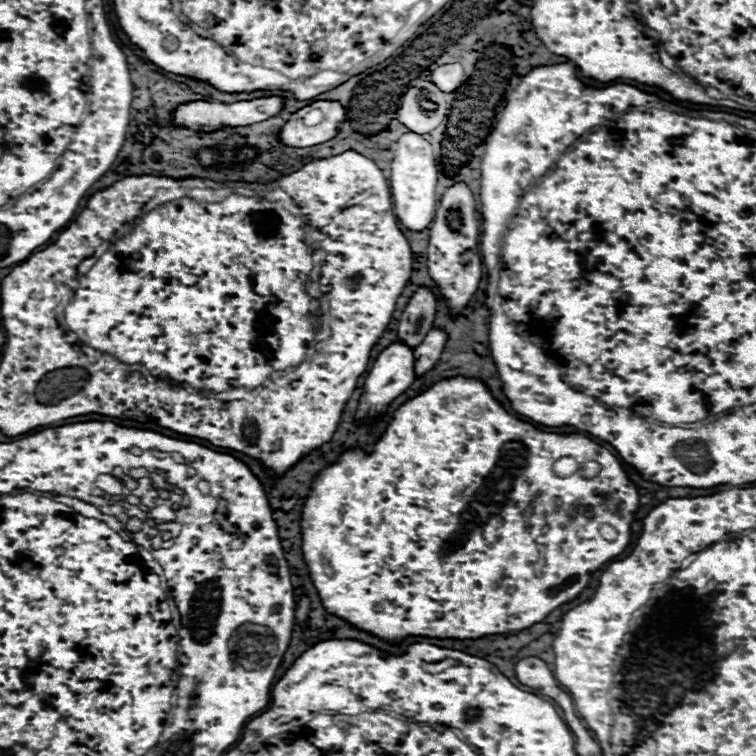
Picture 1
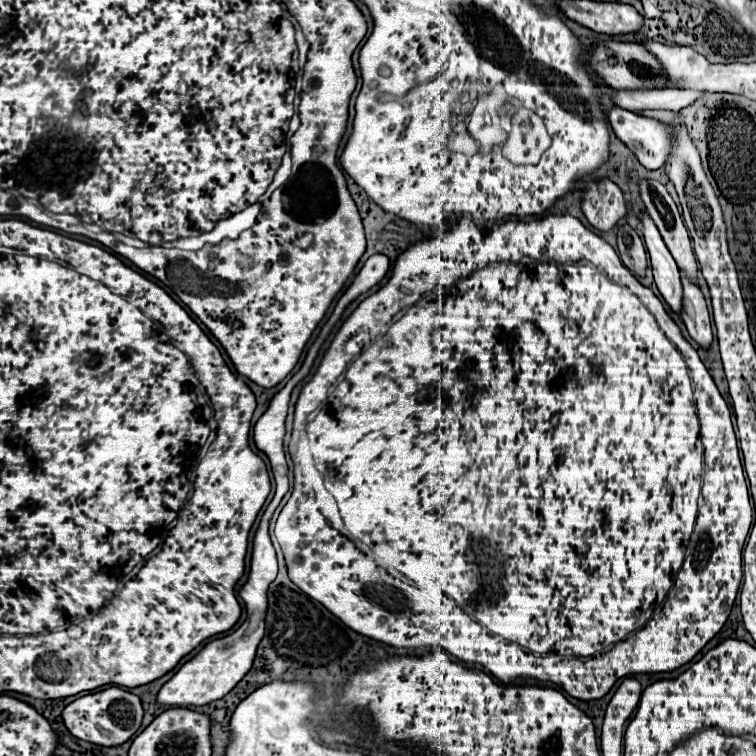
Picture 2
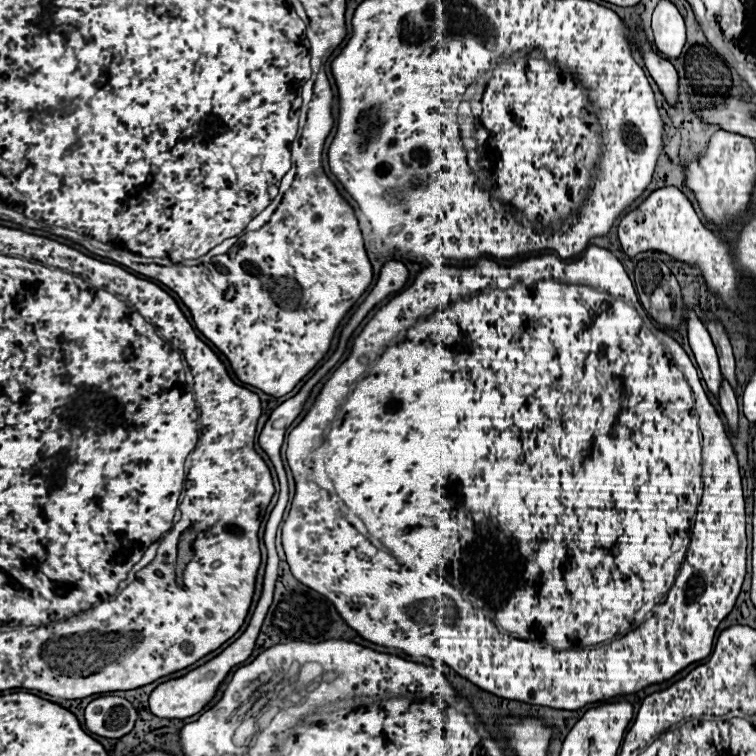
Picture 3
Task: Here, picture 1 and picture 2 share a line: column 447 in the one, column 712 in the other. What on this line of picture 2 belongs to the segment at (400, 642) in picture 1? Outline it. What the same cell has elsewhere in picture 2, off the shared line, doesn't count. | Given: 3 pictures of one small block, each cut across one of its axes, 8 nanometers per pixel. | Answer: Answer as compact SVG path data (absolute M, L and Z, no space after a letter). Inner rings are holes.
M564 214L564 216L546 216L546 218L542 218L542 220L532 220L532 222L506 222L506 224L490 226L490 228L478 228L476 224L472 224L472 222L468 222L468 220L460 220L450 232L444 232L444 234L440 234L438 238L434 238L434 240L430 240L430 242L414 244L414 246L410 246L406 252L402 252L402 254L396 258L396 262L394 262L394 270L392 270L392 276L390 276L388 284L386 284L384 288L380 288L376 294L368 296L366 300L362 300L362 302L358 304L358 308L348 316L348 320L342 324L342 328L340 328L338 334L334 336L334 340L332 340L330 348L326 350L326 354L324 354L324 358L322 358L322 362L320 362L316 374L312 376L312 380L310 380L308 384L304 384L304 388L302 388L302 392L300 392L300 398L298 398L298 402L296 402L293 431L288 450L294 462L294 488L292 488L292 496L290 496L288 504L282 508L282 512L280 512L278 520L276 520L274 534L276 534L276 538L278 538L280 546L282 546L284 558L286 558L286 562L288 562L290 580L292 580L296 586L300 586L308 596L312 596L316 602L324 604L336 618L340 618L344 624L348 624L348 628L354 628L356 632L360 632L360 634L364 634L364 636L372 636L374 640L380 640L380 642L384 642L384 644L392 644L392 646L396 646L396 648L436 648L436 646L440 646L440 648L444 648L448 654L456 656L458 660L470 663L470 666L472 666L472 664L483 666L494 678L498 678L503 684L510 684L510 682L516 682L516 680L554 682L554 684L558 684L558 686L564 686L564 690L566 690L570 696L578 698L578 700L598 700L598 698L606 696L608 690L614 686L614 682L616 682L618 678L622 678L622 676L628 676L628 674L652 674L652 672L672 672L672 670L676 670L676 668L688 664L688 662L690 662L690 660L692 660L692 658L694 658L694 656L696 656L696 654L698 654L698 652L700 652L700 650L702 650L702 648L704 648L704 646L706 646L720 630L722 630L724 622L728 620L728 614L730 614L732 610L732 604L734 604L736 600L740 584L743 580L742 552L746 539L748 538L748 532L750 532L750 526L752 526L754 512L752 512L752 504L750 504L750 500L748 500L750 494L748 494L748 486L746 486L746 482L744 482L744 470L742 470L742 464L740 464L737 437L734 436L734 428L732 428L732 420L730 420L730 408L728 408L728 404L724 402L724 398L720 396L720 392L718 392L718 388L716 388L712 376L708 374L706 366L704 366L702 360L698 358L696 350L686 342L686 338L682 336L680 328L678 328L676 322L666 314L664 304L654 296L654 292L652 292L650 288L642 286L642 284L634 278L634 274L622 264L622 260L618 258L616 250L614 250L606 240L602 240L600 236L596 236L594 232L590 232L588 228L584 228L582 222L580 222L578 218L568 216L568 214ZM426 244L428 244L428 250L424 248ZM524 256L536 258L536 260L542 260L542 262L554 260L554 262L560 262L560 264L528 264L528 266L516 264L516 262L522 260ZM438 258L442 260L440 264L438 264ZM578 260L588 260L588 262L596 264L597 270L596 268L590 268L590 266L562 266L562 264L566 264L566 262L578 262ZM446 262L448 262L448 264L446 264ZM450 262L454 262L454 266L452 266ZM504 262L510 262L510 264L504 264ZM488 264L490 264L490 266L488 266ZM474 266L476 266L476 268L474 268ZM558 268L568 268L568 284L576 284L576 286L580 288L580 294L582 294L582 296L580 296L580 300L582 300L580 312L582 312L582 314L580 314L580 312L558 312L558 302L556 302L556 300L558 300ZM600 272L602 272L602 274L600 274ZM456 280L458 280L458 282L456 282ZM452 282L456 282L456 284L454 284L450 290L444 292L444 300L442 300L442 304L438 304L438 310L436 310L436 298L432 298L434 294L432 294L432 292L424 292L424 290L434 290L436 286L448 286L448 284L452 284ZM614 282L616 282L616 284L614 284ZM620 284L624 284L624 286ZM626 286L628 286L632 292L630 292ZM416 300L418 300L418 302L416 302ZM642 302L644 302L644 304L642 304ZM412 304L414 304L414 306L412 306ZM408 306L410 306L410 308L408 308ZM400 308L408 308L408 312L406 312L398 322L394 322L392 328L388 330L392 321L392 316L396 316L396 314L400 312ZM648 310L652 310L652 314L656 316L656 319L648 312ZM580 316L596 316L594 328L592 328L594 332L588 332L588 336L580 334L580 328L564 328L564 324L580 324ZM602 318L604 318L604 320L602 320ZM656 320L658 320L658 323ZM658 324L660 324L660 328L662 328L664 332L658 328ZM602 326L604 326L604 330L602 330ZM606 326L608 326L608 328L606 328ZM384 332L388 332L388 334ZM385 334L386 336L384 336ZM664 334L666 334L668 338L666 338ZM383 336L384 338L382 338ZM379 338L382 338L382 340L379 340ZM377 340L378 342L376 342ZM582 340L584 340L584 344L582 344ZM670 340L672 340L676 346L674 346ZM375 342L376 344L373 344ZM622 342L626 342L626 348L622 348ZM364 348L368 348L368 350L362 352ZM626 350L630 350L630 354L636 356L636 358L626 358ZM361 352L362 354L360 354ZM358 354L360 354L360 356L358 356ZM356 356L358 356L358 358L356 358ZM354 358L356 358L356 360L354 360ZM352 360L354 360L354 362L352 362ZM350 362L352 362L352 364L350 364ZM348 364L350 364L350 368L348 368ZM686 364L688 364L688 368L686 368ZM440 366L442 366L442 368L440 368ZM346 368L348 368L348 370L346 370ZM342 372L345 373L338 380L338 376L340 376ZM688 374L690 374L690 376L688 376ZM690 378L692 388L690 388ZM336 380L338 380L338 382L336 382ZM334 382L336 383L332 386ZM328 388L330 388L329 392ZM650 392L652 392L652 398L650 398ZM694 402L696 402L696 406L694 406ZM698 434L700 434L700 438L698 438ZM700 440L708 440L708 442L710 442L710 448L708 448L708 446L702 448L702 442L700 442ZM700 486L702 486L702 488L700 488ZM698 496L700 496L700 516L698 516L698 506L696 506ZM696 516L698 516L698 518L696 518ZM694 524L696 524L696 526L694 526ZM328 528L330 528L330 530L328 530ZM692 530L694 530L694 532L692 532ZM690 534L692 534L692 536L690 536ZM688 538L690 538L690 540L688 540ZM350 540L353 542L350 542ZM354 543L363 552L358 552L358 548L354 546ZM686 548L688 548L688 550L686 550ZM373 551L375 555L376 551L384 552L384 568L378 568L380 564L374 562L374 560L370 560L370 558L366 556L366 554L371 554ZM504 560L506 560L506 566L504 566ZM648 562L668 562L668 564L670 564L670 566L668 566L668 568L670 568L668 574L670 574L670 578L672 578L670 584L674 586L674 594L666 594L666 592L672 590L672 586L670 586L670 588L664 588L664 584L660 584L660 588L658 588L658 586L656 586L656 588L654 588L654 586L648 586ZM680 564L682 564L682 570L680 570ZM376 568L378 568L380 572L386 572L390 578L388 578L388 580L380 578L380 574L376 572ZM440 568L446 568L446 570L448 570L448 592L444 592L444 590L438 586L438 572L440 572ZM674 576L676 576L676 580L674 580ZM406 580L408 580L408 584L406 584ZM410 582L412 582L412 584L410 584ZM376 592L378 592L378 604L376 604ZM448 596L452 596L452 598L448 598ZM662 600L664 600L664 605L663 608L660 608L660 606L662 606ZM458 604L460 604L460 606L458 606ZM462 608L464 608L464 610L462 610ZM656 608L660 608L661 611L656 615L656 618L654 618ZM466 612L468 612L468 614L466 614ZM470 616L472 616L472 618L470 618ZM644 624L646 625L644 626ZM482 626L498 635L491 635L488 632L487 634L484 634L484 632L482 632ZM636 630L638 630L638 632L636 632ZM630 632L636 632L636 634L634 634L632 638L624 640ZM504 638L510 640L510 642L506 641ZM616 642L618 642L618 644L616 644ZM518 644L520 644L520 646ZM610 644L616 644L616 646L613 646L606 652L600 652L600 650L604 650L604 648L610 646ZM521 646L528 648L531 652L550 655L546 657L532 656L532 654L528 654L528 652L524 651ZM592 654L594 655L592 656ZM587 656L592 657L589 660L586 660L586 662L582 662L582 660L579 659L580 657Z

